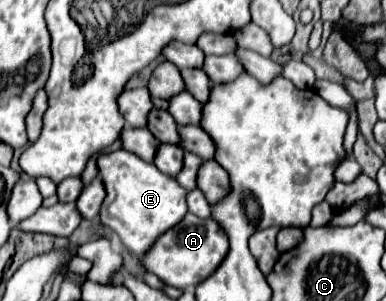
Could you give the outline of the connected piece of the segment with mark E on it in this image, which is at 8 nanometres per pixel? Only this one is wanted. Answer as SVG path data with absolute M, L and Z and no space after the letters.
M118 149L104 153L96 159L98 177L104 183L106 197L100 207L100 223L118 233L120 241L136 257L152 245L156 235L170 229L186 215L186 191L178 185L174 177L168 177L156 169L156 165L140 161L140 157Z

